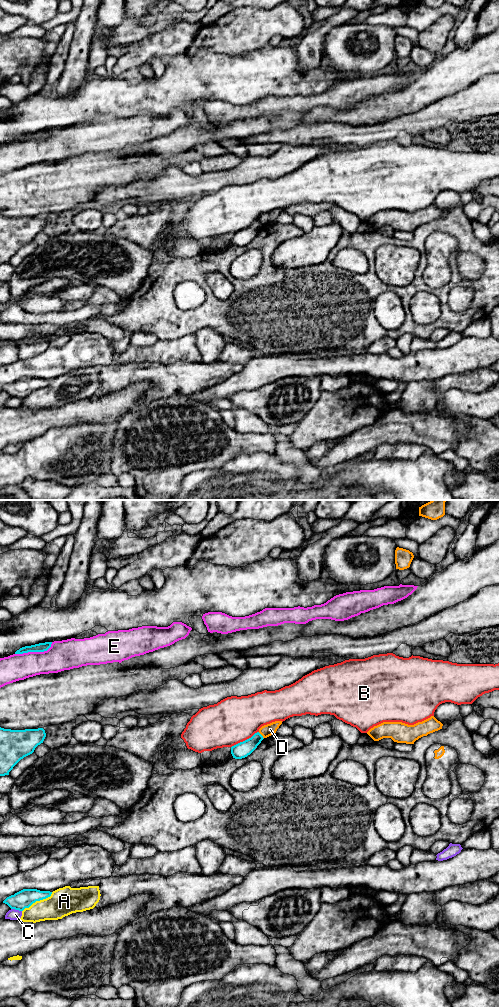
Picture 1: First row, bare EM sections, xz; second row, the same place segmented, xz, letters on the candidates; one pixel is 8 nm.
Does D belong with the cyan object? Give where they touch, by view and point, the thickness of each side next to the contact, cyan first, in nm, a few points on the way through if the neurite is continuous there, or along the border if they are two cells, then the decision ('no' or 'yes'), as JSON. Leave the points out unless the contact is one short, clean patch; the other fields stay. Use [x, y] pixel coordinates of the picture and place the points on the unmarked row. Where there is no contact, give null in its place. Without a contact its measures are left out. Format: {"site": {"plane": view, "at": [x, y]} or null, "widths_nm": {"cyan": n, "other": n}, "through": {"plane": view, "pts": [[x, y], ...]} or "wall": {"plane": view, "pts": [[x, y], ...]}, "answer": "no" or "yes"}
{"site": {"plane": "xz", "at": [261, 223]}, "widths_nm": {"cyan": 130, "other": 100}, "wall": {"plane": "xz", "pts": [[258, 220], [263, 226]]}, "answer": "no"}

